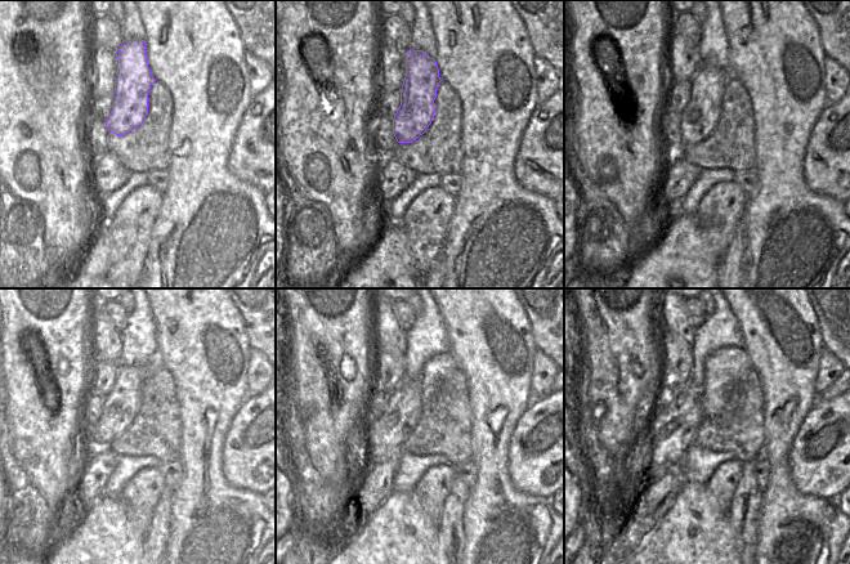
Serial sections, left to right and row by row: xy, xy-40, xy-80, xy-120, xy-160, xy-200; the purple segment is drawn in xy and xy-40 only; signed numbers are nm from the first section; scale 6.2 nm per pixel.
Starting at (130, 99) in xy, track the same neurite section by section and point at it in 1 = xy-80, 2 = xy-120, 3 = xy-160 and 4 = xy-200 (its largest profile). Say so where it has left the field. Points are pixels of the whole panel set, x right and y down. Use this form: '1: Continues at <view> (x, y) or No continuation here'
1: Continues at xy-80 (701, 115)
2: Continues at xy-120 (122, 403)
3: Continues at xy-160 (384, 435)
4: Continues at xy-200 (671, 430)

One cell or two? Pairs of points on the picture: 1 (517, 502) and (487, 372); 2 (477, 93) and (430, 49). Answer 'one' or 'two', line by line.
1: one
2: two

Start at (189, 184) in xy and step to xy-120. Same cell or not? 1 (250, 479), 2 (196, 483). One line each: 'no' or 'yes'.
1: no
2: yes

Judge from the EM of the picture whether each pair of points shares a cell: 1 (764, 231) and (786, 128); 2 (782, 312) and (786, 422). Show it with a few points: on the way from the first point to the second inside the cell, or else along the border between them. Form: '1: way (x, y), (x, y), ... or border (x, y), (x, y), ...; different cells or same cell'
1: way (781, 205), (781, 153); same cell
2: way (782, 339), (786, 352), (786, 395); same cell

